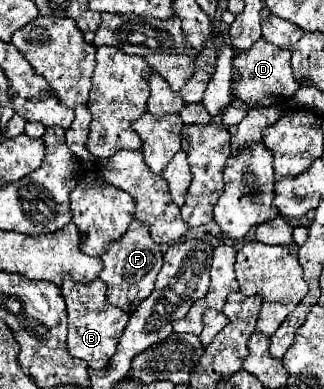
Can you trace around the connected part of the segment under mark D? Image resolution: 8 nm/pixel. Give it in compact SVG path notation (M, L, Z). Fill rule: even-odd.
M264 39L254 43L252 49L246 49L232 59L232 77L238 77L238 81L232 81L232 87L230 87L232 95L250 107L284 105L300 87L298 81L294 81L292 77L290 51L270 45Z

